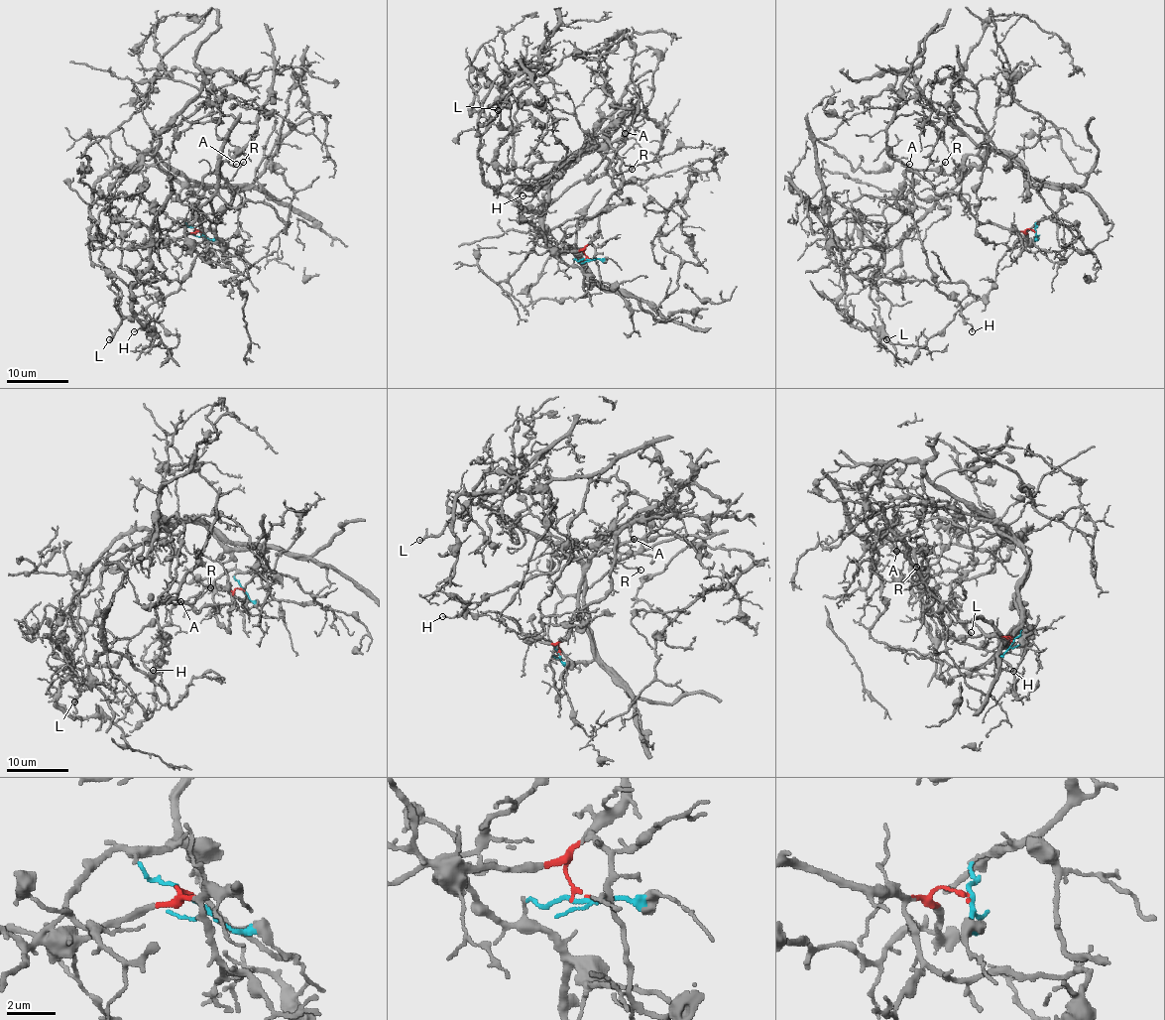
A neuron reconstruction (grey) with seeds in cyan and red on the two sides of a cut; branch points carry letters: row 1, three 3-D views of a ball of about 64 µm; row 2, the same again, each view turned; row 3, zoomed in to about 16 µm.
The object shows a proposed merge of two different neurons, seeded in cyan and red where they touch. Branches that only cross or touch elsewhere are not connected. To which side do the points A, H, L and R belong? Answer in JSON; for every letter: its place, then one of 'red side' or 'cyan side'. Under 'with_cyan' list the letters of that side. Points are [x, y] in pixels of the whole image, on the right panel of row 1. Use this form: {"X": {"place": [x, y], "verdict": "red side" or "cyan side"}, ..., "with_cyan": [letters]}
{"A": {"place": [909, 164], "verdict": "red side"}, "H": {"place": [972, 331], "verdict": "red side"}, "L": {"place": [886, 339], "verdict": "cyan side"}, "R": {"place": [945, 162], "verdict": "red side"}, "with_cyan": ["L"]}

